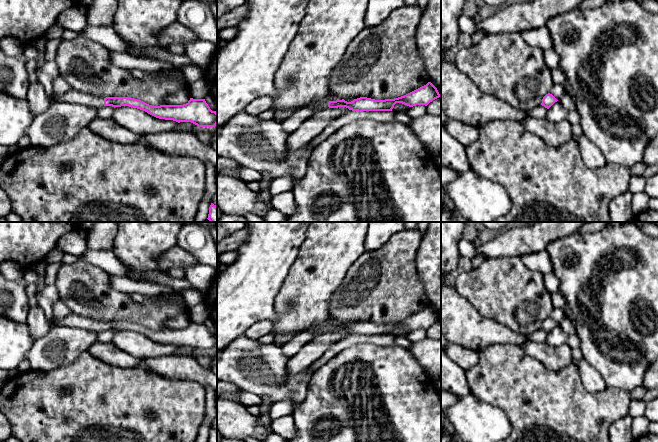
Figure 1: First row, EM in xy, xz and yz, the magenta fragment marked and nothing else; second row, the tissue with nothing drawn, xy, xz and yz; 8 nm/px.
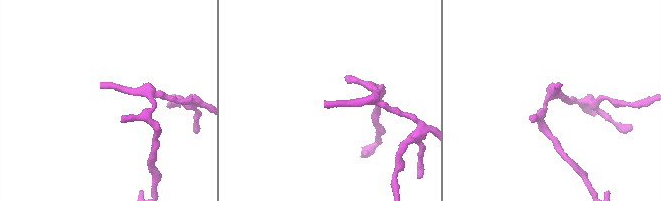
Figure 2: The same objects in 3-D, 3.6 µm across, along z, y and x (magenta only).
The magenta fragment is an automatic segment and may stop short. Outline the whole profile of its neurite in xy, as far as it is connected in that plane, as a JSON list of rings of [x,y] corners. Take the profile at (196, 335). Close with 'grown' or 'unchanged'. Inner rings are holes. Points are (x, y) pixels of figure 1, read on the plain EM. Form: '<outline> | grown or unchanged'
[[[71,313],[65,317],[53,316],[50,320],[51,327],[69,326],[85,330],[100,332],[103,330],[121,331],[129,330],[147,336],[148,338],[165,344],[191,346],[198,351],[214,351],[217,349],[217,336],[212,335],[205,323],[193,323],[183,329],[152,330],[141,324],[131,321],[100,321]]] | grown

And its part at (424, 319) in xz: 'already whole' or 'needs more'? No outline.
needs more

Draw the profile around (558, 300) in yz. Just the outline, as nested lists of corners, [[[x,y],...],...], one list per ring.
[[[554,292],[551,294],[553,308],[564,310],[566,307],[566,299],[561,292]]]

